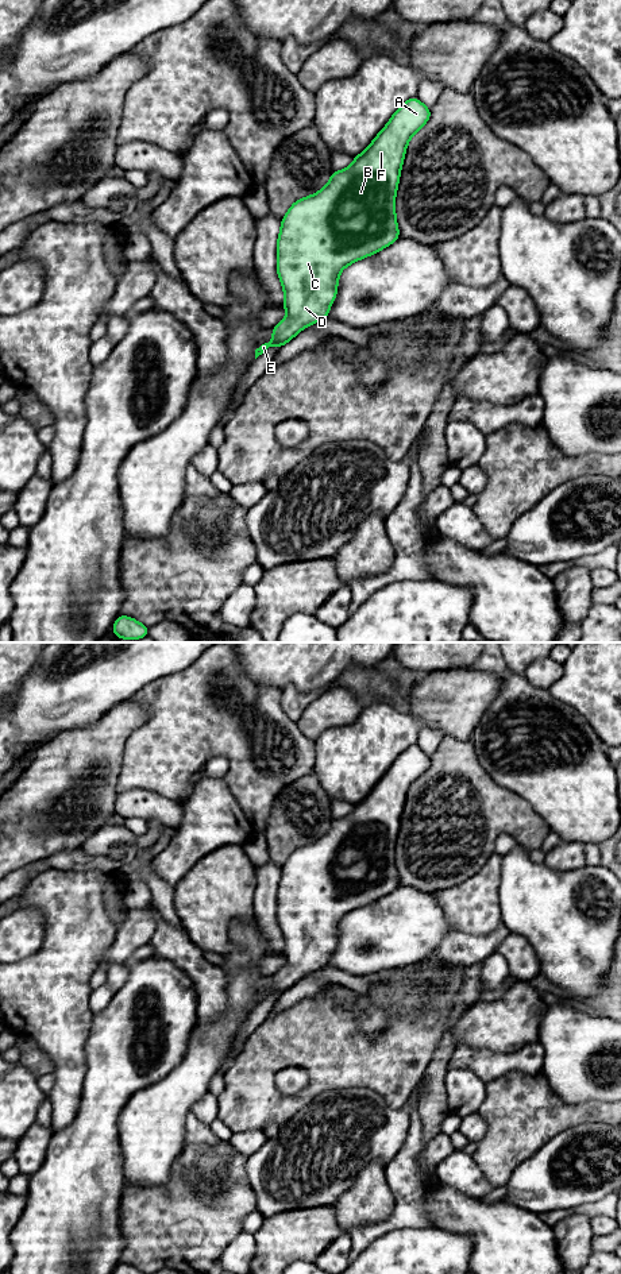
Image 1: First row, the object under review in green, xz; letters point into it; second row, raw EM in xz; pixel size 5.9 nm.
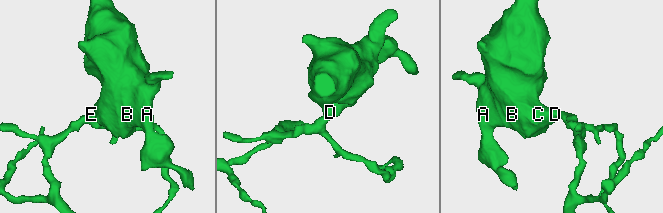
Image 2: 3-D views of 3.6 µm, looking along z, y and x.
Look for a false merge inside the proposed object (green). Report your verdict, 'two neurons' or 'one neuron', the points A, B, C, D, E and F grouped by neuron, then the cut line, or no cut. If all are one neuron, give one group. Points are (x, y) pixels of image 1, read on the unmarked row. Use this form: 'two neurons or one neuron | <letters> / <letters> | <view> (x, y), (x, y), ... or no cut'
one neuron | A B C D E F | no cut

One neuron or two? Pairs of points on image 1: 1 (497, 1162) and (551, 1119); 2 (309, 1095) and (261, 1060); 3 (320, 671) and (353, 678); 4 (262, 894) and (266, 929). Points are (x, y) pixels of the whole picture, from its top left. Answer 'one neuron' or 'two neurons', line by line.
1: one neuron
2: one neuron
3: two neurons
4: one neuron

